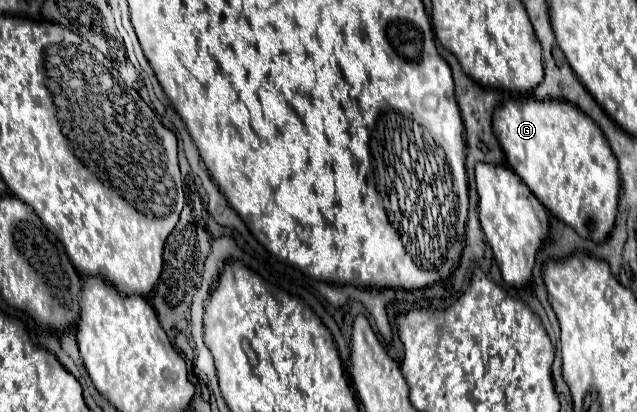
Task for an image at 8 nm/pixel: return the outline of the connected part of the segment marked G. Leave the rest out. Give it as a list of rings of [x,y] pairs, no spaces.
[[[510,100],[496,108],[494,120],[492,120],[494,136],[498,138],[508,166],[528,184],[528,188],[534,192],[534,196],[564,224],[572,226],[582,238],[604,242],[614,226],[616,220],[616,208],[618,208],[618,192],[620,192],[620,180],[618,180],[618,164],[610,150],[608,140],[604,140],[604,132],[600,132],[600,126],[584,112],[580,112],[576,106],[562,102],[562,100]]]

